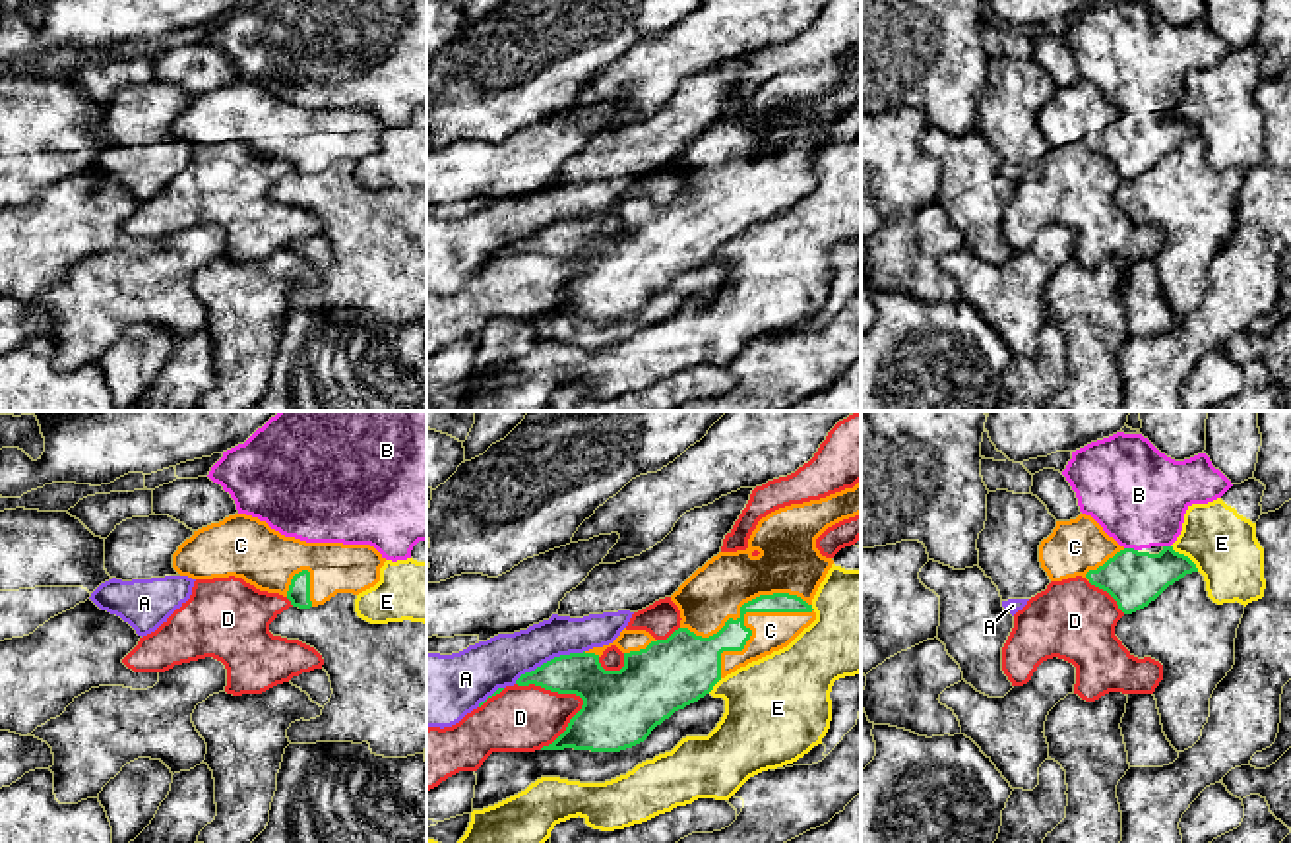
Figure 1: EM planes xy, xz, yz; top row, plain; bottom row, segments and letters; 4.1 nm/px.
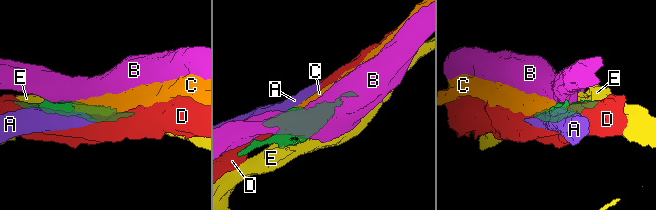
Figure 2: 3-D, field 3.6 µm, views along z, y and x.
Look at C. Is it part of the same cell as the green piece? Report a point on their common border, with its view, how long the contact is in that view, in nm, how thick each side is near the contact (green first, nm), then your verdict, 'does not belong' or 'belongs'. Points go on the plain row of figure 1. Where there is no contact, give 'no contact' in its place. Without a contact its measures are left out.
xz (747, 177) | 550 nm | 140/160 nm | belongs

